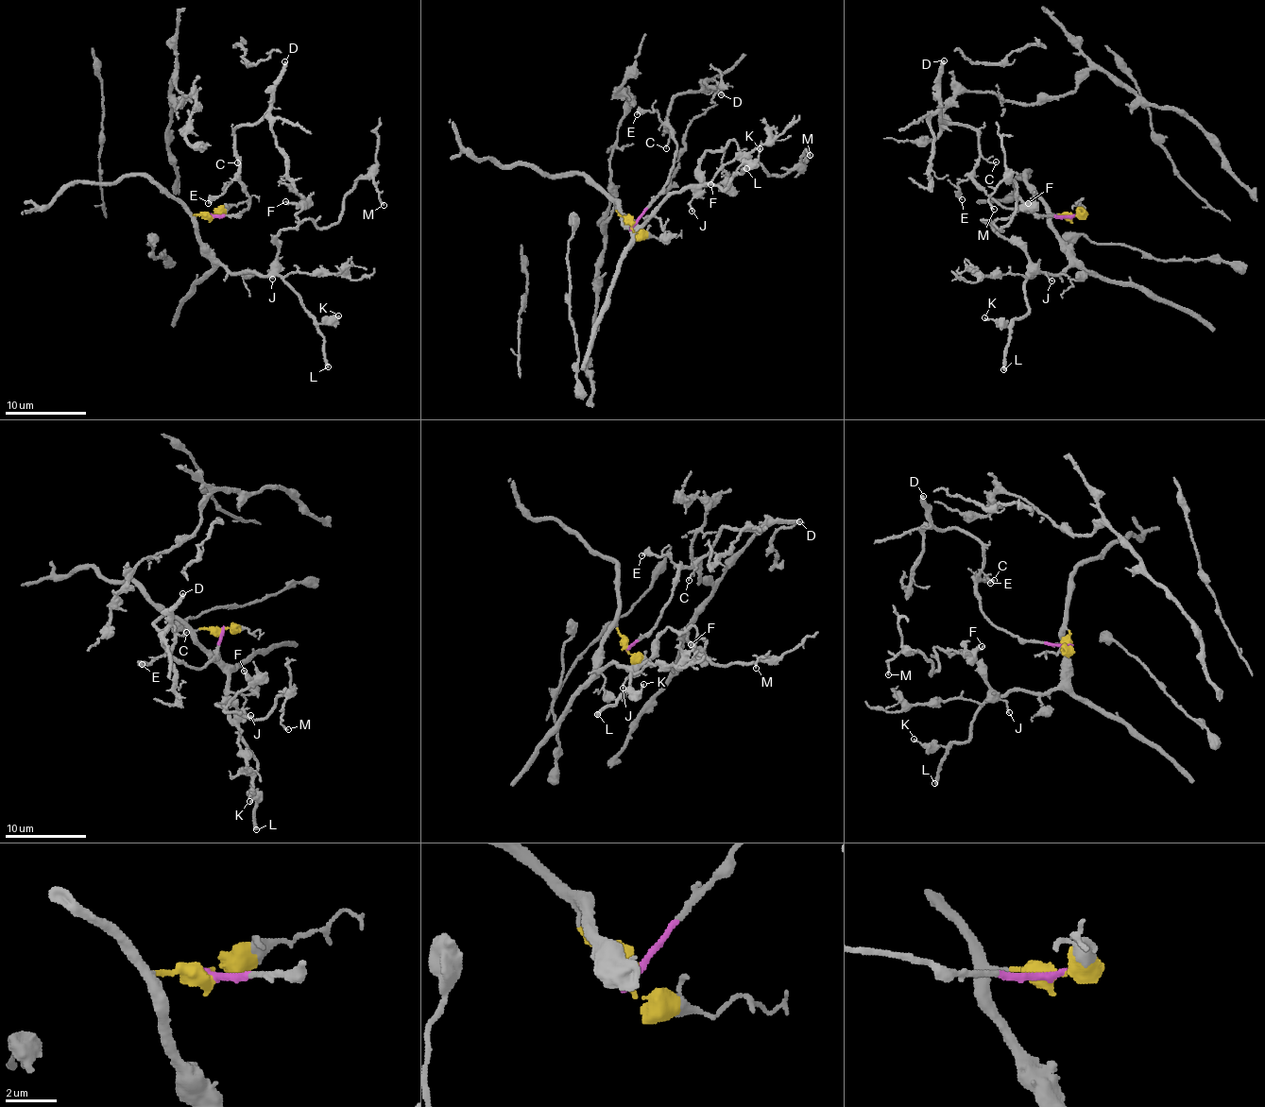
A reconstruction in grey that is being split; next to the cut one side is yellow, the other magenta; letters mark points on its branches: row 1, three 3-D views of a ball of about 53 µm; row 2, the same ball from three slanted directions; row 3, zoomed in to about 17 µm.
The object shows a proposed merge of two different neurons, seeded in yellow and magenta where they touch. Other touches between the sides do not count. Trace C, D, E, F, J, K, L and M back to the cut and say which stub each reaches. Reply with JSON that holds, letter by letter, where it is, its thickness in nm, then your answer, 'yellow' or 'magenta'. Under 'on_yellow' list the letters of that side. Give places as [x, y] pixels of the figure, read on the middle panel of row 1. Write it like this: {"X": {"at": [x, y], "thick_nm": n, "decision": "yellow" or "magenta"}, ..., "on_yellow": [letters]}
{"C": {"at": [666, 148], "thick_nm": 110, "decision": "magenta"}, "D": {"at": [721, 94], "thick_nm": 360, "decision": "magenta"}, "E": {"at": [637, 114], "thick_nm": 280, "decision": "magenta"}, "F": {"at": [710, 184], "thick_nm": 180, "decision": "yellow"}, "J": {"at": [692, 211], "thick_nm": 120, "decision": "yellow"}, "K": {"at": [760, 148], "thick_nm": 160, "decision": "yellow"}, "L": {"at": [746, 168], "thick_nm": 320, "decision": "yellow"}, "M": {"at": [810, 155], "thick_nm": 150, "decision": "yellow"}, "on_yellow": ["F", "J", "K", "L", "M"]}

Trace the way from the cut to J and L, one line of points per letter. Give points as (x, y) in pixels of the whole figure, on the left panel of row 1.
J: (210, 216), (193, 214), (195, 229), (201, 245), (230, 273), (265, 275), (271, 268), (272, 278)
L: (210, 216), (193, 214), (201, 245), (230, 273), (247, 272), (279, 277), (298, 295), (316, 324), (329, 366)

